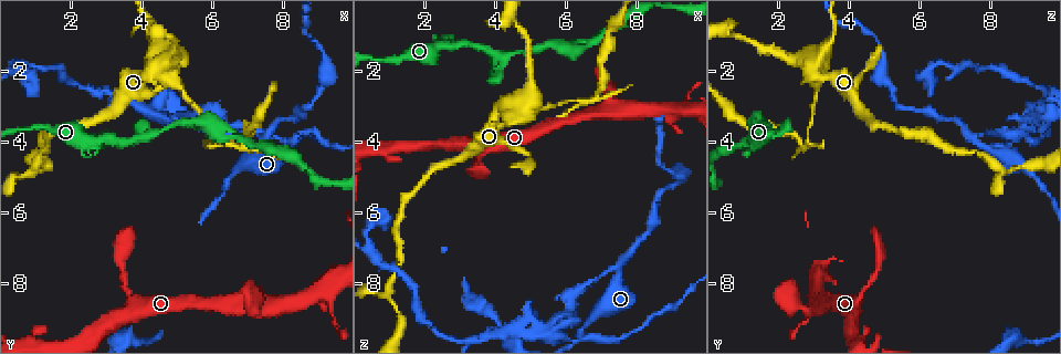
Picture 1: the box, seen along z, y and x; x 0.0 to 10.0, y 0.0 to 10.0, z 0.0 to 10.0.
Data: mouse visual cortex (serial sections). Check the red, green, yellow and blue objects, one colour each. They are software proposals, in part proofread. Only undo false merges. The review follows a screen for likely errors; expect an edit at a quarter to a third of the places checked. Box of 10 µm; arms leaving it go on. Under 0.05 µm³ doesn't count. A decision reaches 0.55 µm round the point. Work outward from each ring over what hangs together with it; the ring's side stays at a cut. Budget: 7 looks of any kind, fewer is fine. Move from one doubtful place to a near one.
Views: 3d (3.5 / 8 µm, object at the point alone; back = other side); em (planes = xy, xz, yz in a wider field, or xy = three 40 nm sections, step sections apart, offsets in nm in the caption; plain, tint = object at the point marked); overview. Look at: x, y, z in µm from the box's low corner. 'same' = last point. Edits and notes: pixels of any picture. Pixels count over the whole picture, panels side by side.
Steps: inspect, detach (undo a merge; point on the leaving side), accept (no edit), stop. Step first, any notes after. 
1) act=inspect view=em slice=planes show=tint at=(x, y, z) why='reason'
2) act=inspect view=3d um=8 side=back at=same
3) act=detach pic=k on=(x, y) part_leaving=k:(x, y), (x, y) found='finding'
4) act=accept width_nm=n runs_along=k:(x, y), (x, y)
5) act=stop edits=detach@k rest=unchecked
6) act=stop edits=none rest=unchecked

act=inspect view=3d um=3.5 at=(6.60, 8.70, 3.25) why='branch point'

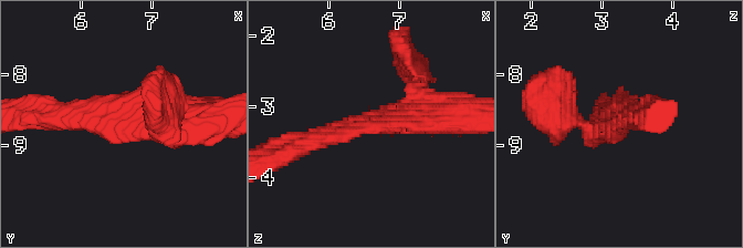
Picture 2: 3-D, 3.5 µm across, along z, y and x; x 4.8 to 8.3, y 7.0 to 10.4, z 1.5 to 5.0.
act=inspect view=em slice=xy step=3 show=tint at=(6.60, 8.70, 3.30) arms=3 arm_widths_nm=250,300,350 why='now the EM'

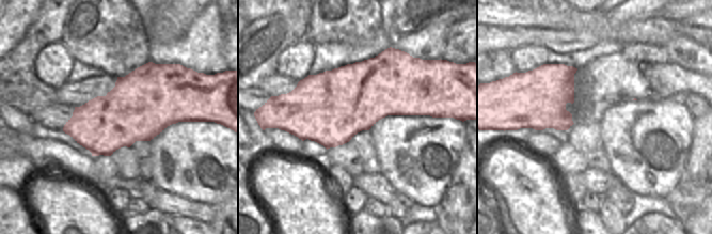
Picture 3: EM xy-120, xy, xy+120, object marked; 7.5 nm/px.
act=inspect view=em slice=xy step=1 show=tint at=same why='another direction'

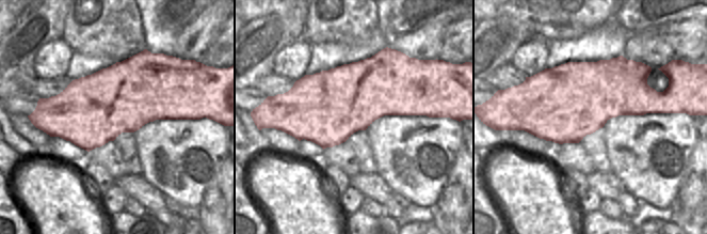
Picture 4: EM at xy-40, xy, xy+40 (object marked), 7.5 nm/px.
act=accept runs_along=2:(296, 144), (360, 124), (439, 115) found='all the same cell'

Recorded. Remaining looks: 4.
act=inspect view=3d um=3.5 at=(4.50, 2.05, 3.05) why='abrupt turn'

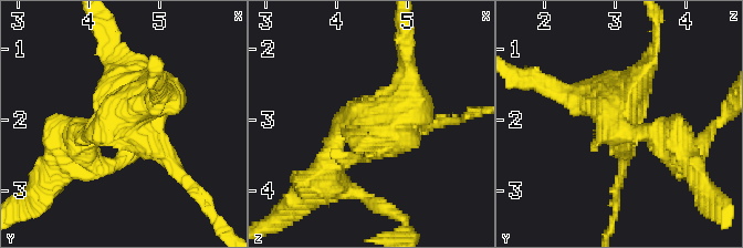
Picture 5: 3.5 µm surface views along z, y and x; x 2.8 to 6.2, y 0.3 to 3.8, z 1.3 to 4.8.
act=inspect view=em slice=xy step=1 show=tint at=(4.50, 2.05, 3.05) arms=4 arm_widths_nm=200,300,400,500

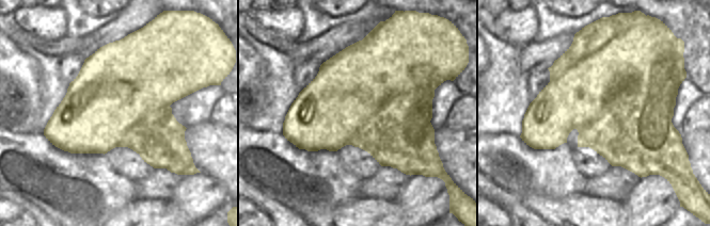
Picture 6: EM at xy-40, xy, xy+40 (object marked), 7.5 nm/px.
act=detach pic=5 on=(650, 64) width_nm=850 part_leaving=5:(136, 133), (160, 150), (211, 212) found='a second cell is stuck on'

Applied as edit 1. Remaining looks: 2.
act=stop edits=detach@5 rest=unchecked

